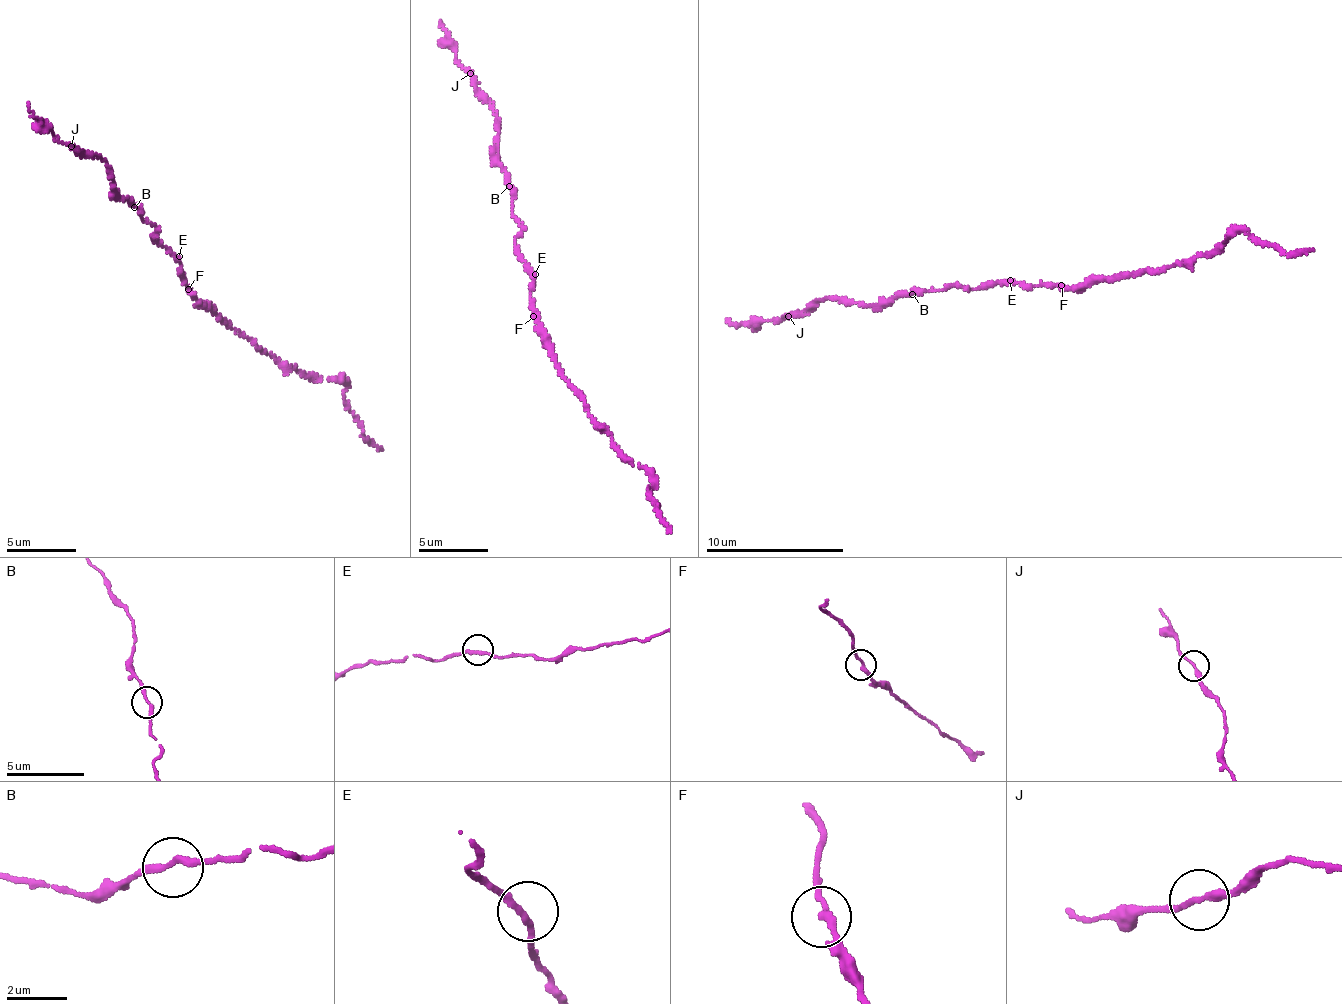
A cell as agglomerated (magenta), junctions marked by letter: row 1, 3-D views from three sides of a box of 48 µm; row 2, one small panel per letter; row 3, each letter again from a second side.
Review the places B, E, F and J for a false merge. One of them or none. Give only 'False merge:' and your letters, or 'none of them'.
False merge: J

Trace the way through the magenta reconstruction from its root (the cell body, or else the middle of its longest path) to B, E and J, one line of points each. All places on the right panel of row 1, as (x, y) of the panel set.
B: (1038, 286), (1024, 287), (1020, 282), (1001, 281), (976, 289), (948, 286), (912, 294)
E: (1038, 286), (1024, 287), (1010, 280)
J: (1038, 286), (1001, 281), (976, 289), (948, 286), (898, 295), (887, 303), (859, 305), (816, 299), (789, 316)

